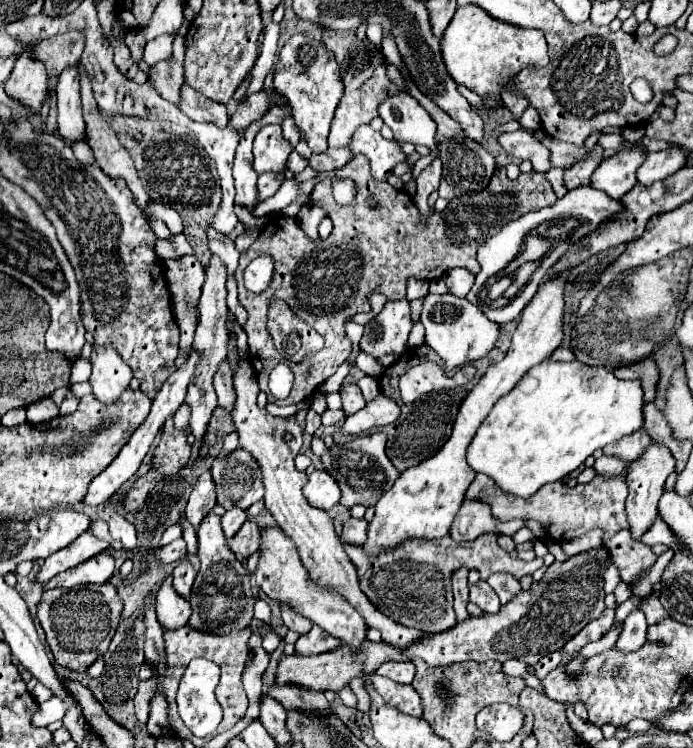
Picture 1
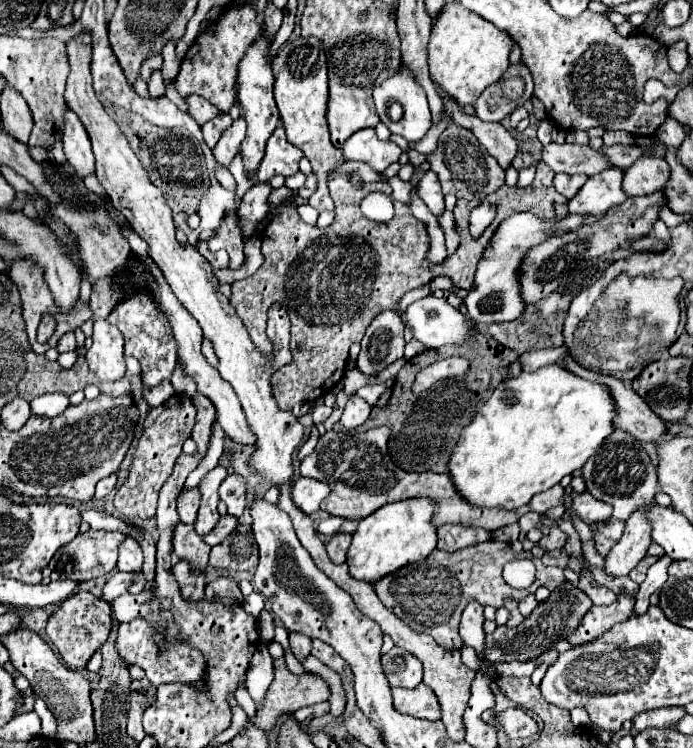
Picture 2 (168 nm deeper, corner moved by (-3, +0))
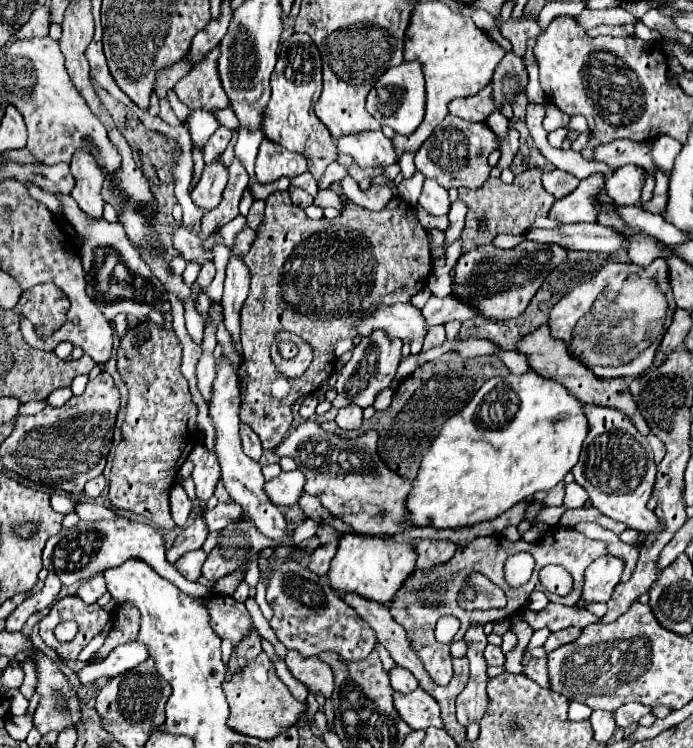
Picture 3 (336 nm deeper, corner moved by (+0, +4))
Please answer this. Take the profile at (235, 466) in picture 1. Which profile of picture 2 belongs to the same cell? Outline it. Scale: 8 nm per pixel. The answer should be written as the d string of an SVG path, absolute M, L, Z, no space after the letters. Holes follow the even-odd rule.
M231 474L219 488L221 500L227 504L227 514L239 518L247 506L247 484L239 474Z

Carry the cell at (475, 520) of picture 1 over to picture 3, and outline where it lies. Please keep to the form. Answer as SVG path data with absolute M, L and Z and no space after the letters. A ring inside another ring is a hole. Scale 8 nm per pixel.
M418 540L416 568L430 568L440 562L448 562L454 556L456 544L452 540Z

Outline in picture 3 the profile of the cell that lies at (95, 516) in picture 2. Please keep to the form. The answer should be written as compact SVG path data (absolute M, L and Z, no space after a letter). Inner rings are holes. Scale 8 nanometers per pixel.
M54 494L50 500L52 500L52 508L56 512L62 512L62 514L74 512L74 508L76 508L76 502L72 498L68 498L68 496L62 496L62 494Z

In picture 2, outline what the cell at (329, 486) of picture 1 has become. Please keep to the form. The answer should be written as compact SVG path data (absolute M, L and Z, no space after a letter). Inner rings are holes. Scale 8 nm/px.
M297 478L291 486L291 500L301 512L313 514L319 510L319 502L327 496L327 484L311 478Z

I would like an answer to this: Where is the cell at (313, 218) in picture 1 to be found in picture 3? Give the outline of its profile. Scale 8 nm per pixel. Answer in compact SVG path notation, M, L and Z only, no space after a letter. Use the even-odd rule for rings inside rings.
M294 32L288 40L282 42L278 52L278 62L272 72L272 98L264 110L262 132L268 140L282 144L286 150L300 152L308 160L308 170L316 180L322 180L324 170L338 156L336 142L328 134L328 128L314 114L314 104L320 98L322 90L322 62L316 44L308 34Z

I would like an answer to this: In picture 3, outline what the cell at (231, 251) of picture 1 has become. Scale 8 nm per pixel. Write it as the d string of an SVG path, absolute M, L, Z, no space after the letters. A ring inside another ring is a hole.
M206 262L204 266L202 266L202 270L200 270L200 274L198 274L198 284L202 286L202 288L206 288L210 282L212 282L212 278L215 276L215 266L213 262Z

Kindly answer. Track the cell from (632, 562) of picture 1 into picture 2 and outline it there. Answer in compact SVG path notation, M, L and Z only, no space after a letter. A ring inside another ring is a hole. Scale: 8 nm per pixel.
M611 516L611 518L607 518L607 522L591 524L591 530L595 530L593 540L597 546L597 552L601 556L607 556L611 546L615 546L619 542L619 538L623 536L623 522Z

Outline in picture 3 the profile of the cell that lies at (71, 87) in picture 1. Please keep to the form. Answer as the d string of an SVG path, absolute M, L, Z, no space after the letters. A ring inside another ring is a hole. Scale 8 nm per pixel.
M84 148L76 150L72 162L70 162L72 176L76 178L76 190L72 190L72 198L78 202L78 206L92 218L102 216L102 184L104 174L100 166L94 162L92 154Z

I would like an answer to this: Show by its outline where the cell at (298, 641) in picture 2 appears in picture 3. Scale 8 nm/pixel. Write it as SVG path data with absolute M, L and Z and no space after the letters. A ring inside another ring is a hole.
M288 650L286 666L290 668L292 676L304 682L312 692L322 692L326 698L332 694L334 688L332 670L320 658L300 658L300 654Z

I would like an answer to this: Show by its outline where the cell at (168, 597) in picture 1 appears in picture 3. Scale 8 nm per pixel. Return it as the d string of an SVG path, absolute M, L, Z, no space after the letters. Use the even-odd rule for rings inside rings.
M194 550L194 552L184 554L184 558L180 558L180 562L176 562L176 568L178 568L178 572L180 572L186 580L196 582L196 580L202 576L202 574L200 574L200 568L202 568L204 560L206 560L204 550Z

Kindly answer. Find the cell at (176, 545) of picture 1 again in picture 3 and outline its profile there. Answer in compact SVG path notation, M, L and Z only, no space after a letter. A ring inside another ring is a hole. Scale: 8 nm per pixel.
M98 574L94 578L88 578L86 582L80 584L80 588L76 590L76 594L84 600L84 602L90 602L94 604L98 598L102 598L104 594L108 592L106 588L106 582L104 582L104 574Z

